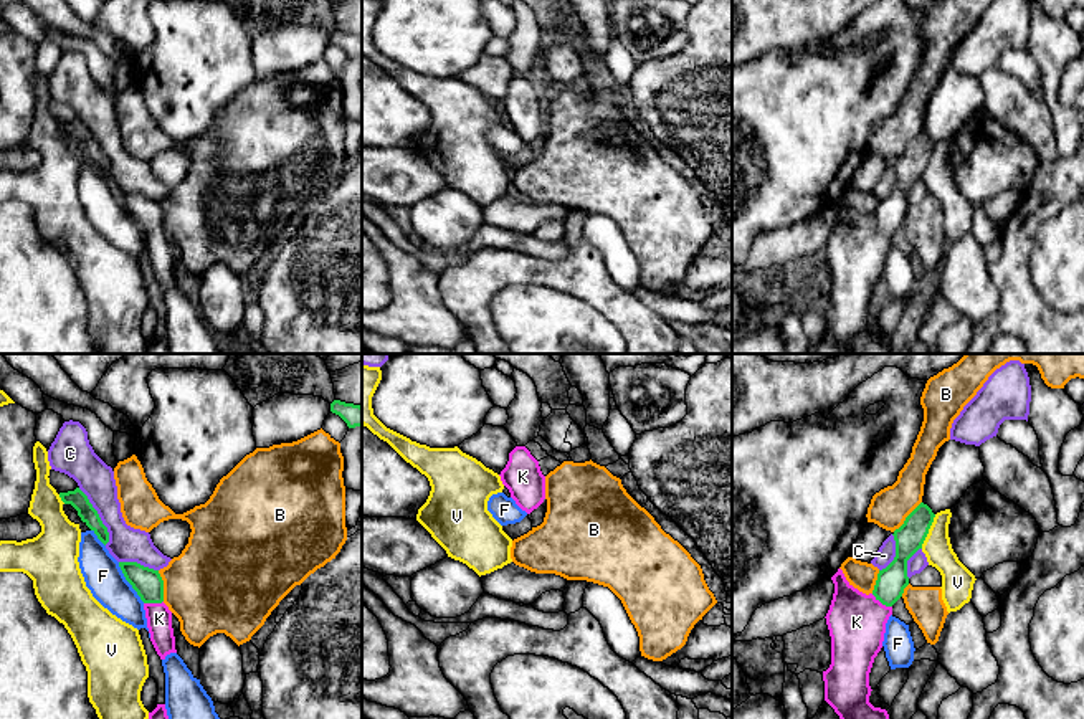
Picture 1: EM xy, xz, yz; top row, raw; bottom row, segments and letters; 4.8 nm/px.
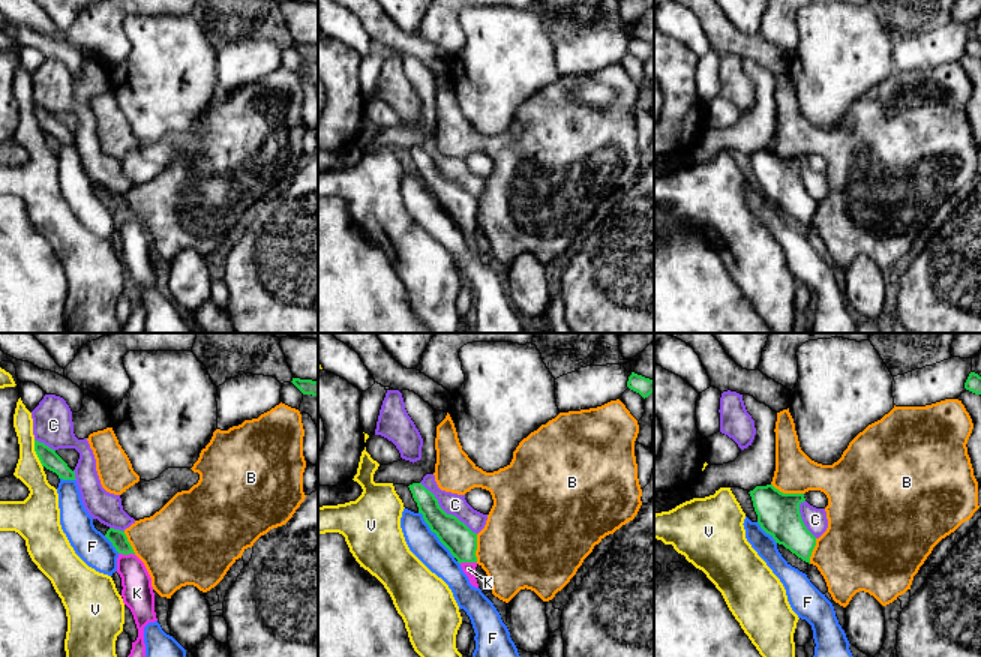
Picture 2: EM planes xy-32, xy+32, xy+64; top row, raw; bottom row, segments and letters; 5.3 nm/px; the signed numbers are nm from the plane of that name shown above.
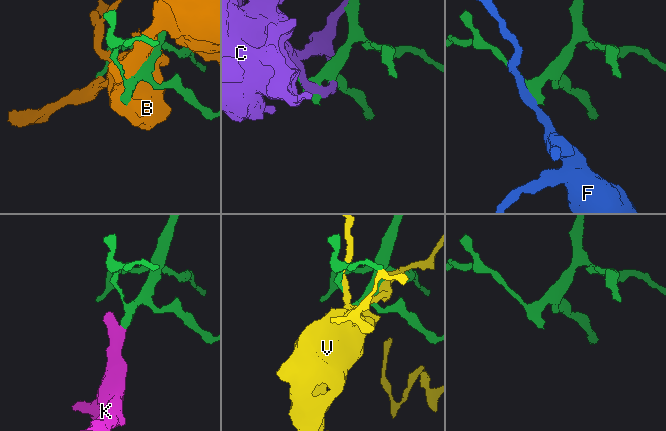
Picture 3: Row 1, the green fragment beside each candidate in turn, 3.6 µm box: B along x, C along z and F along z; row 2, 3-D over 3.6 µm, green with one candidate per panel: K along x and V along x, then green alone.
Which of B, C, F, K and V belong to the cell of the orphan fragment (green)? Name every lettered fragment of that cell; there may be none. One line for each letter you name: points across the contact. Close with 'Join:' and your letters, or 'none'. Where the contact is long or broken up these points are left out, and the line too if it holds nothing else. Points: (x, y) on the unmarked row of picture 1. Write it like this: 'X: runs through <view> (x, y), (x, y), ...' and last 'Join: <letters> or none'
K: runs through yz (891, 210), (881, 232), (856, 252)
Join: K

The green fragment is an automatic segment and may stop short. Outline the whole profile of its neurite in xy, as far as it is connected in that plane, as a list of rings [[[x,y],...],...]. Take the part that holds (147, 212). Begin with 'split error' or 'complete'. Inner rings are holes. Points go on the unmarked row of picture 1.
split error | [[[119,192],[119,197],[126,210],[144,231],[150,271],[160,289],[165,289],[170,283],[177,283],[172,241],[164,233],[164,210],[159,200],[144,197],[137,192]]]

